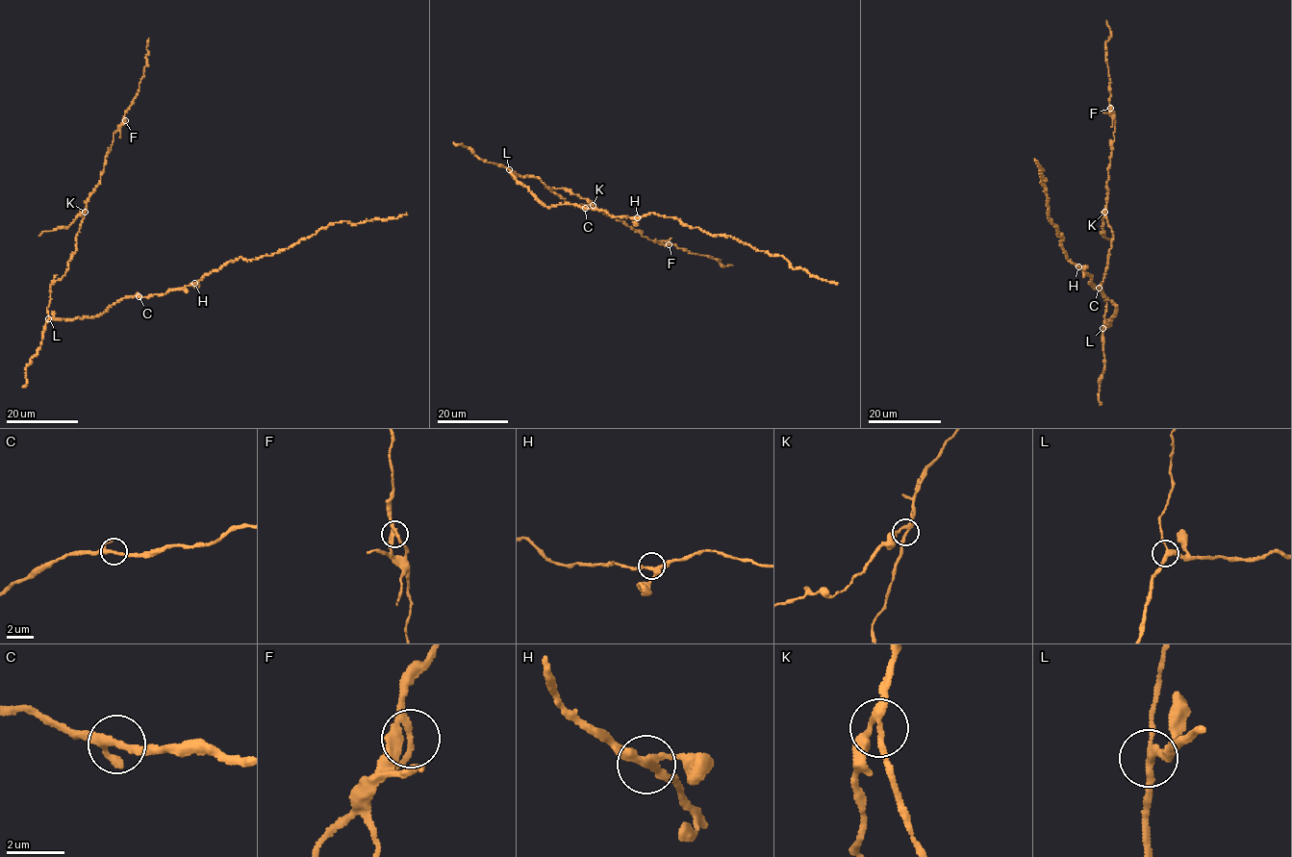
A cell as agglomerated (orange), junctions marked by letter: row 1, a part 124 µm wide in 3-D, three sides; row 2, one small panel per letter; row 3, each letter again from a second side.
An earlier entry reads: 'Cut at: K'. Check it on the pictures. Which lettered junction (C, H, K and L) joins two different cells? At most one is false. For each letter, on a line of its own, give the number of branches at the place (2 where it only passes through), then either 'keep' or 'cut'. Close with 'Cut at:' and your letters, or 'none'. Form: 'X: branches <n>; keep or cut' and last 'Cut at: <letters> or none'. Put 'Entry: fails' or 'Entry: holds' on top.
Entry: holds
C: branches 3; keep
H: branches 3; keep
K: branches 3; cut
L: branches 3; keep
Cut at: K

